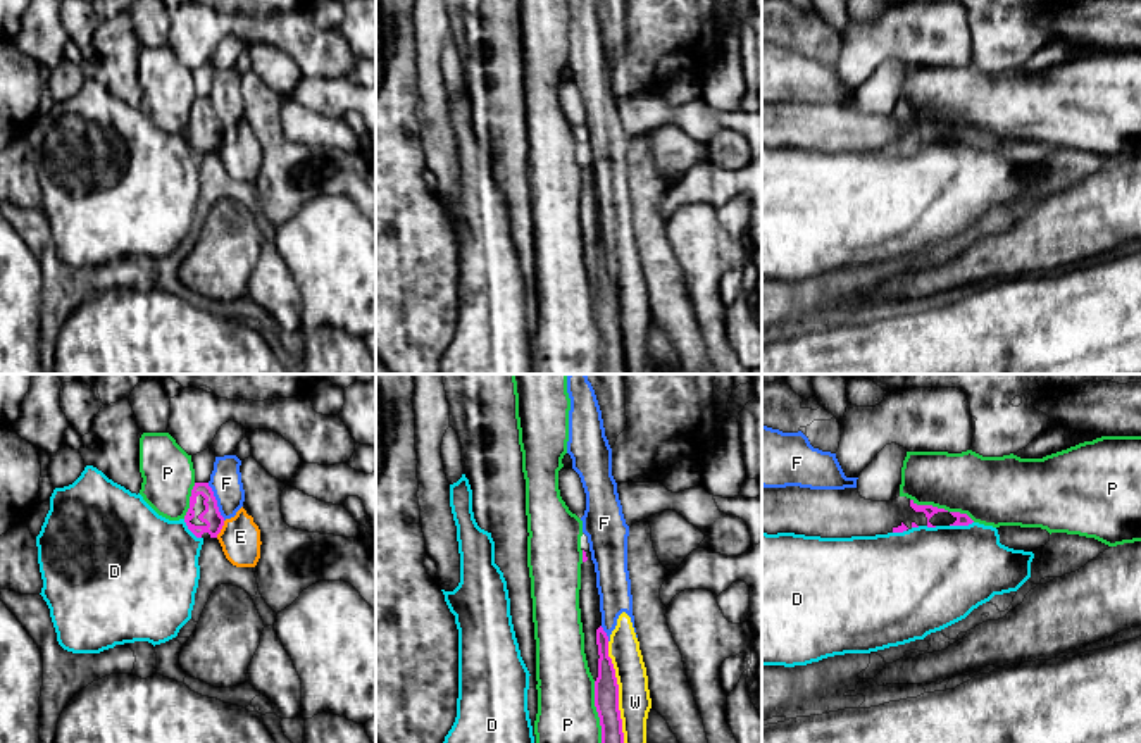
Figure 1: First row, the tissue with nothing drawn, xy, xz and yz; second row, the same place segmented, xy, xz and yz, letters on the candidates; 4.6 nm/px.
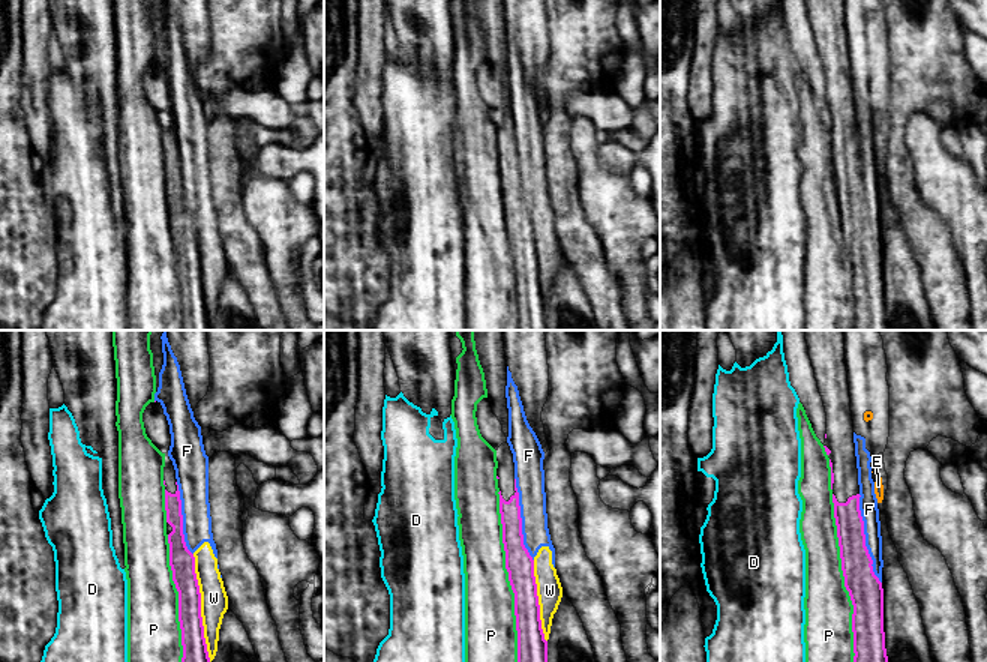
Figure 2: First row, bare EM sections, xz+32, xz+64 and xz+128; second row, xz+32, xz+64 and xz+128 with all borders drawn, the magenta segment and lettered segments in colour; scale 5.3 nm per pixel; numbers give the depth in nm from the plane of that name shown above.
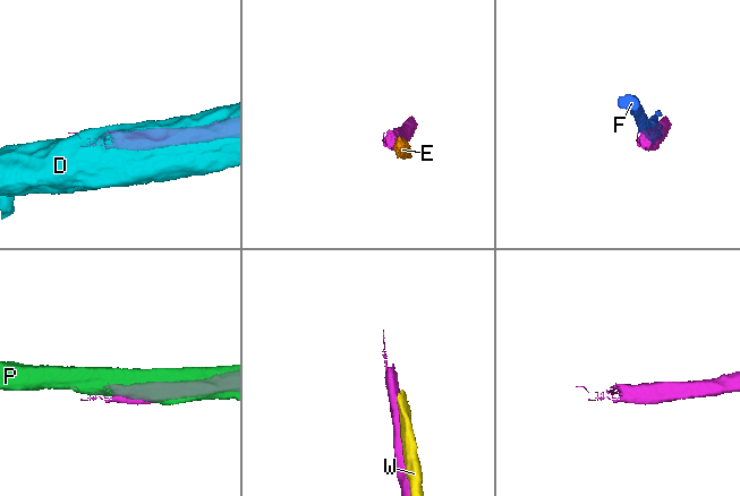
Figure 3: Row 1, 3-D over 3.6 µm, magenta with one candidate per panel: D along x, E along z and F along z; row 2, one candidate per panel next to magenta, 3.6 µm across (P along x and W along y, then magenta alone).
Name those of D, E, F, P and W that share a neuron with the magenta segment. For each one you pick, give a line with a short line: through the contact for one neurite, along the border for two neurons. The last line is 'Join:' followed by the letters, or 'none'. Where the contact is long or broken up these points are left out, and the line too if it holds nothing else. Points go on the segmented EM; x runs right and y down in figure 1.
Join: none

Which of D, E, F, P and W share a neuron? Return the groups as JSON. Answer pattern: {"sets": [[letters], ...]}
{"sets": [["D"], ["E"], ["F", "W"], ["P"]]}

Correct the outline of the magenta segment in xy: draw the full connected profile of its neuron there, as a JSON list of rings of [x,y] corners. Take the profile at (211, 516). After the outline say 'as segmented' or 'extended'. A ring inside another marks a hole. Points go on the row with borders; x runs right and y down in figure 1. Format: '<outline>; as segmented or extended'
[[[195,483],[184,522],[196,538],[217,538],[221,533],[224,517],[219,512],[217,500],[209,483]]]; extended

